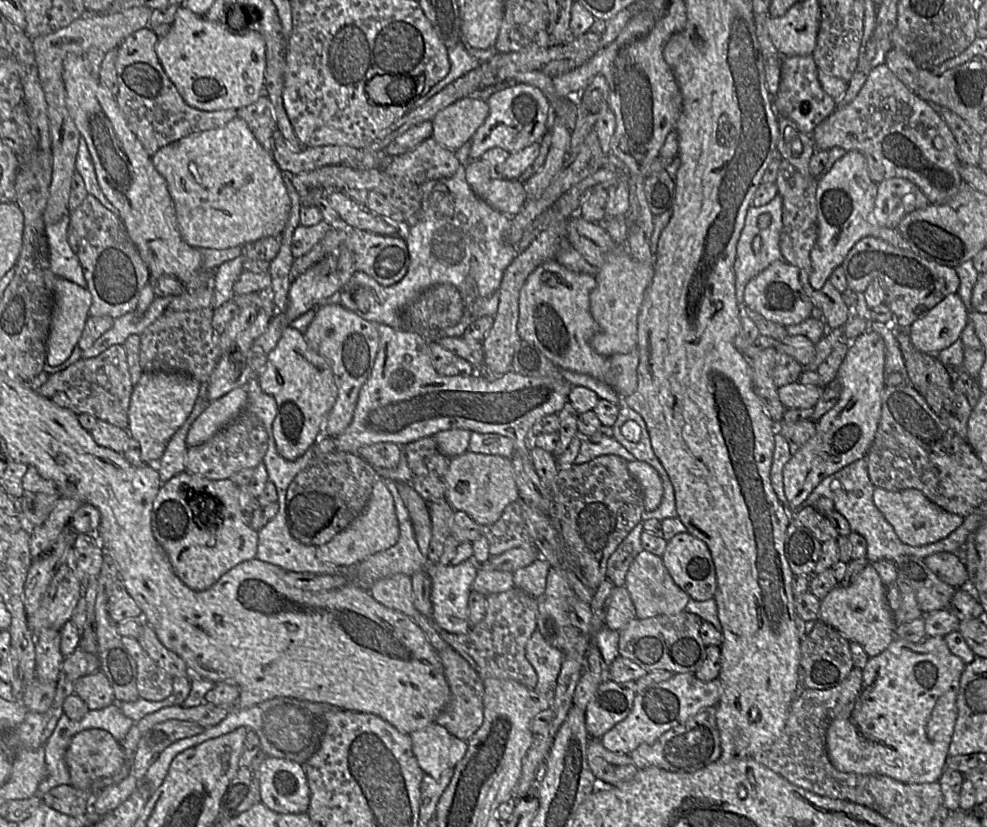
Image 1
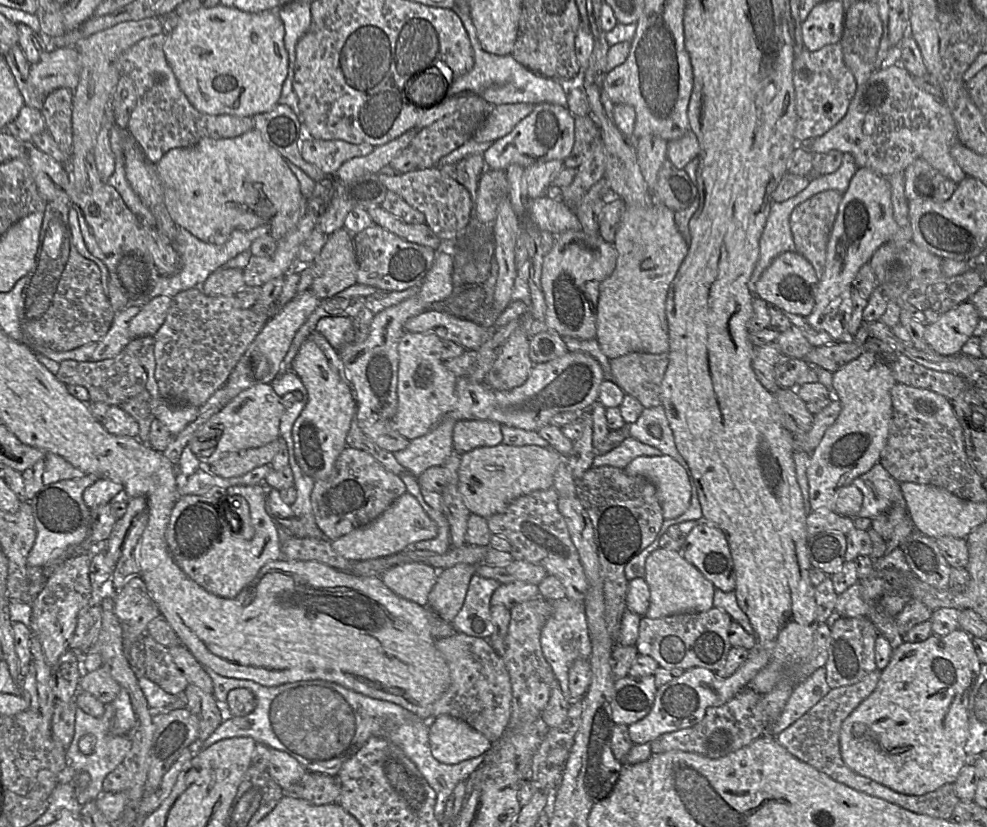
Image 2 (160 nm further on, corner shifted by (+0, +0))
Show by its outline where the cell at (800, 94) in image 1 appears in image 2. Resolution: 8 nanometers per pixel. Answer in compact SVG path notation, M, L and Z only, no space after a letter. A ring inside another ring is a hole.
M839 43L817 51L809 51L804 47L798 49L793 62L793 85L796 98L794 138L801 145L822 136L835 126L847 113L858 88L852 72L844 63Z

